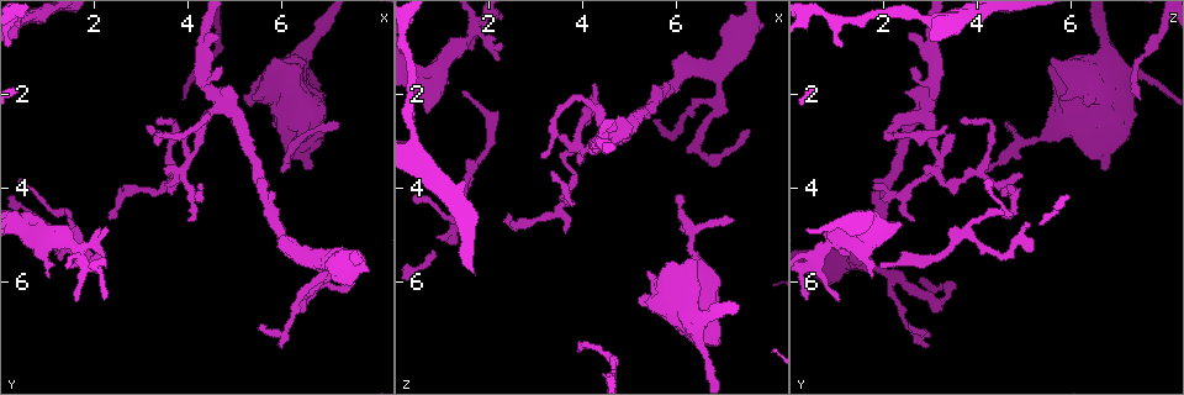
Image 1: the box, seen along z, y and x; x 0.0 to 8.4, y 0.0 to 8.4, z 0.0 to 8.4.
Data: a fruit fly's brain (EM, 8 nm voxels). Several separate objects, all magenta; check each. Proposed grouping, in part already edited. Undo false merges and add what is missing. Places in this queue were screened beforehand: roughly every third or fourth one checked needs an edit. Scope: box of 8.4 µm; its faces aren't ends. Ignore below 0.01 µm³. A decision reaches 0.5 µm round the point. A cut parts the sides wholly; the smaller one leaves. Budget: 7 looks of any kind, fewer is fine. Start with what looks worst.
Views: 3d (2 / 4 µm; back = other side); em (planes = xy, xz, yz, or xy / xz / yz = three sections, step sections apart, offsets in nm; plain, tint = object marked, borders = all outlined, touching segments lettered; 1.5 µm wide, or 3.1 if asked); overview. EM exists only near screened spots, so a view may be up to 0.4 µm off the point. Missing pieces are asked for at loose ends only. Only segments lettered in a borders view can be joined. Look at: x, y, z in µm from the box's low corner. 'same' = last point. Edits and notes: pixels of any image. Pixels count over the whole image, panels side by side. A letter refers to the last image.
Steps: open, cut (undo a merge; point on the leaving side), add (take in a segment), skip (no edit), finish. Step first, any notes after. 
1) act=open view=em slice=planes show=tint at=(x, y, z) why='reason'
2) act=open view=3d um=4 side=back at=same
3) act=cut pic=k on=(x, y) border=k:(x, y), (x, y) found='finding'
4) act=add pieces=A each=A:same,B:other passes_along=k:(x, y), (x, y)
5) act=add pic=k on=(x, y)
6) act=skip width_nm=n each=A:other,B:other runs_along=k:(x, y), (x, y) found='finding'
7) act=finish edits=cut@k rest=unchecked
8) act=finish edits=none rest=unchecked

act=open view=em slice=planes show=borders at=(1.55, 6.45, 1.10) why='tapers out'

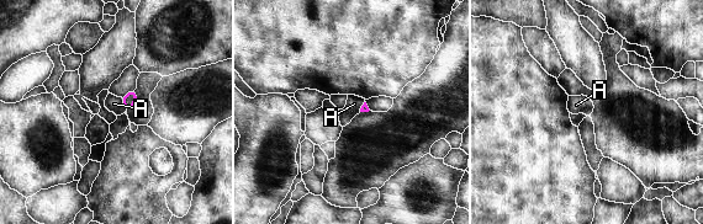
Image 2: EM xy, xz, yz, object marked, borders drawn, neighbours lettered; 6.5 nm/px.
act=skip each=A:other border=2:(120, 97), (125, 112) found='none of them fits'

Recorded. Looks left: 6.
act=open view=em slice=xy step=4 show=tint at=(5.25, 2.30, 6.35)

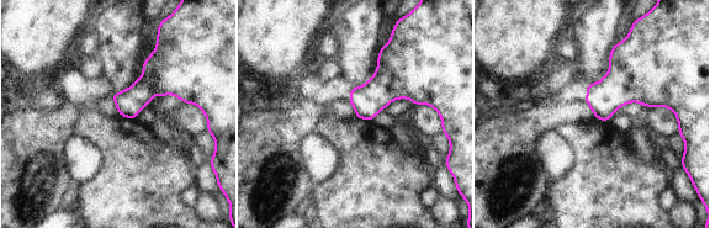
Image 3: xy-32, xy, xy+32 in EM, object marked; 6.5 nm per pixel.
act=open view=em slice=planes show=borders at=same

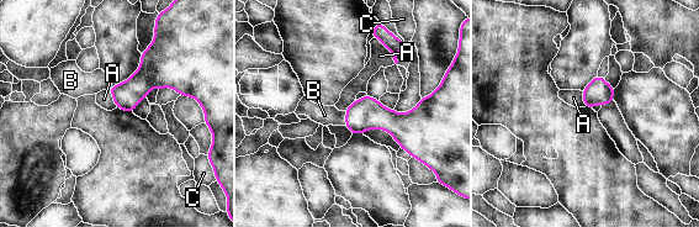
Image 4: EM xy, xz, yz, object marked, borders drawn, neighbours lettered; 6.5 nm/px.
act=add pieces=B each=A:other,B:same,C:other passes_along=4:(366, 112), (345, 119), (324, 115) found='it goes on there'

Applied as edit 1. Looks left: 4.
act=open view=em slice=xy step=4 show=tint at=(6.10, 3.70, 4.20) why='thin end'

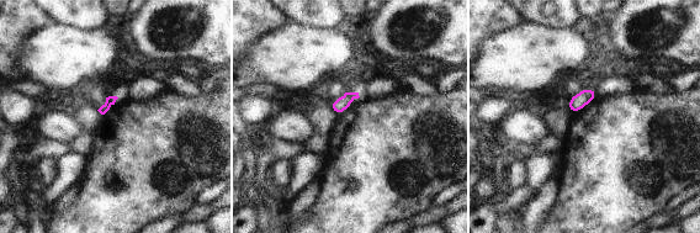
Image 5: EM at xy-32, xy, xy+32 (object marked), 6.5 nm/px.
act=open view=em slice=xy step=4 show=borders at=same why='see the neighbours'

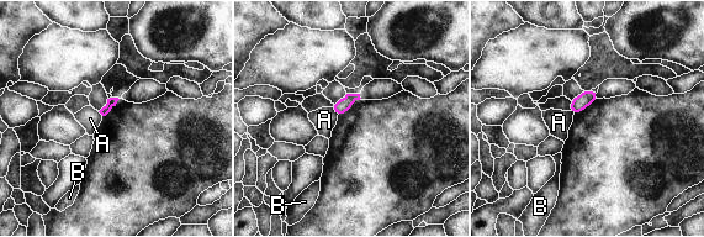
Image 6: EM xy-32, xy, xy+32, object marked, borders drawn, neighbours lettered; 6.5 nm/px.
act=skip each=A:other,B:other border=6:(331, 108), (337, 116) found='no lettered segment goes on from it'

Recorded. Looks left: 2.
act=finish edits=add@4 rest=unchecked

